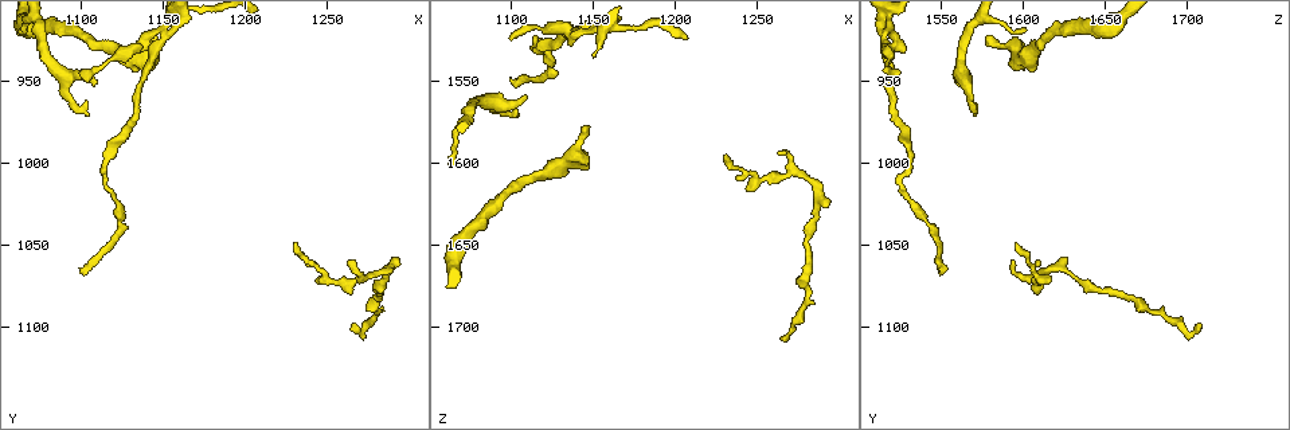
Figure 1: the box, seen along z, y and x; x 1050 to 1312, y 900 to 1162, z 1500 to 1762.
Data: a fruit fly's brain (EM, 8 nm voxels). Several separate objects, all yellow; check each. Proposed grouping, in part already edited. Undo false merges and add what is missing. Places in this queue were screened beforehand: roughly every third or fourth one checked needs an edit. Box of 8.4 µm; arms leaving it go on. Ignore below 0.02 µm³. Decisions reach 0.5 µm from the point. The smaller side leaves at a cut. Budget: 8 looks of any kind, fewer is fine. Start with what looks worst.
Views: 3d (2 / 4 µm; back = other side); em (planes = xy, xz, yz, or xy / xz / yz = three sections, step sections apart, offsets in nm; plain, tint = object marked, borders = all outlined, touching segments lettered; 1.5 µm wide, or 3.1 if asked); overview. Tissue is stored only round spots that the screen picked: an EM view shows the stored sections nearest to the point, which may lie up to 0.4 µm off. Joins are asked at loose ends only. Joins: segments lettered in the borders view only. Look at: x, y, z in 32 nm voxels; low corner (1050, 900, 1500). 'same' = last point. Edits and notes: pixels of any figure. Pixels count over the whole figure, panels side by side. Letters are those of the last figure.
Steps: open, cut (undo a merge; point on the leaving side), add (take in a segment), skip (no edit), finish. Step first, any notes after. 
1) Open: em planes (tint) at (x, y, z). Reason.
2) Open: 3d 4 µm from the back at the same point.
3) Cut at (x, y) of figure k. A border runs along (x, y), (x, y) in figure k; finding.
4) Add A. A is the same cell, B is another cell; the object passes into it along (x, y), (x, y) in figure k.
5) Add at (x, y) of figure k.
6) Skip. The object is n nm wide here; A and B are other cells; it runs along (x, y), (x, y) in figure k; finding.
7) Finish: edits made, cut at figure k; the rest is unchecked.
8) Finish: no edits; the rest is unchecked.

Open: em xy step 8 (borders) at (1144, 924, 1578). An open end.

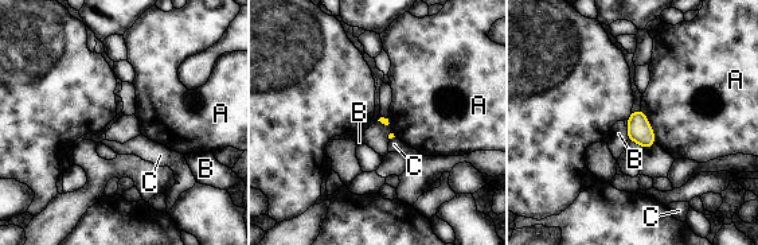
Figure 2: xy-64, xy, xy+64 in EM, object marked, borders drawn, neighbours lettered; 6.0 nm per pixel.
Open: em planes (borders) at the same point.

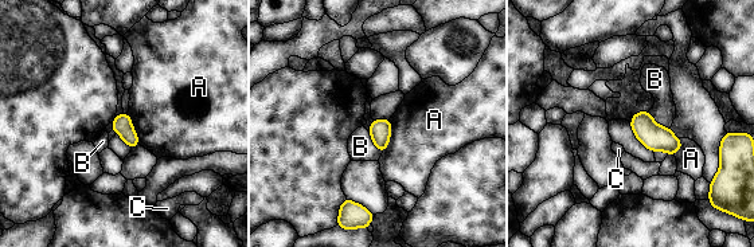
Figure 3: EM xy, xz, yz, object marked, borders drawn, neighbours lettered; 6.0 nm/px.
Skip. A, B and C are other cells; a border runs along (648, 112), (661, 126), (669, 128) in figure 3; none of them fits.

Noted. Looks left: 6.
Open: em planes (borders) at (1098, 1064, 1550). Tapers out.

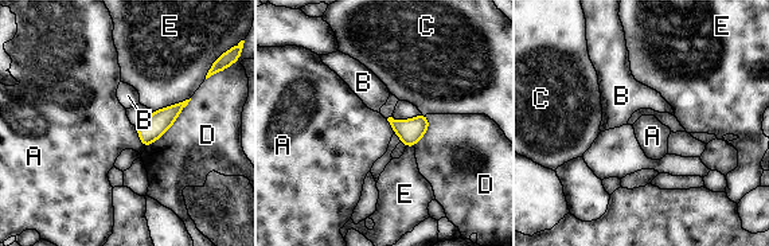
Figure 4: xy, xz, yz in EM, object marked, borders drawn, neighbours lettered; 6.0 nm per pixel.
Skip. A, B, C, D and E are other cells; a border runs along (132, 125), (137, 139), (145, 147) in figure 4; none of them fits.

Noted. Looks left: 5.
Open: 3d 2 µm at (1116, 1010, 1528). Thin neck.

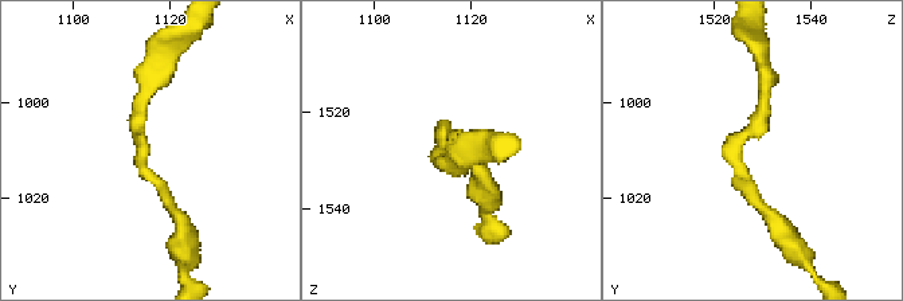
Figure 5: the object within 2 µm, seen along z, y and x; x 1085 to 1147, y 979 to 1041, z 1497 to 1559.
Open: em planes (borders) at (1114, 1010, 1527). The arms are 170, 170 nm wide; shape alone is not enough.

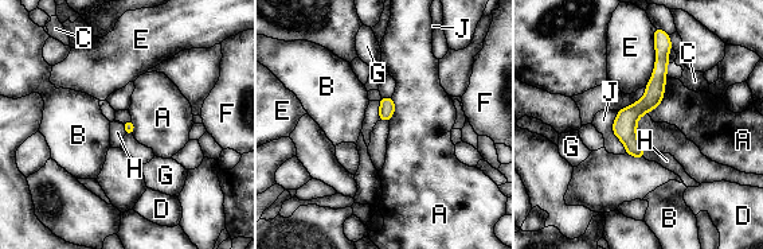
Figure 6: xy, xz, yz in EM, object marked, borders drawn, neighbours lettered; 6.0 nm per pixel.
Skip. The object is 100 nm wide here; A, B, C, D, E, F, G, H and J are other cells; one neuron here.

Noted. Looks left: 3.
Finish: no edits; the rest is unchecked.

